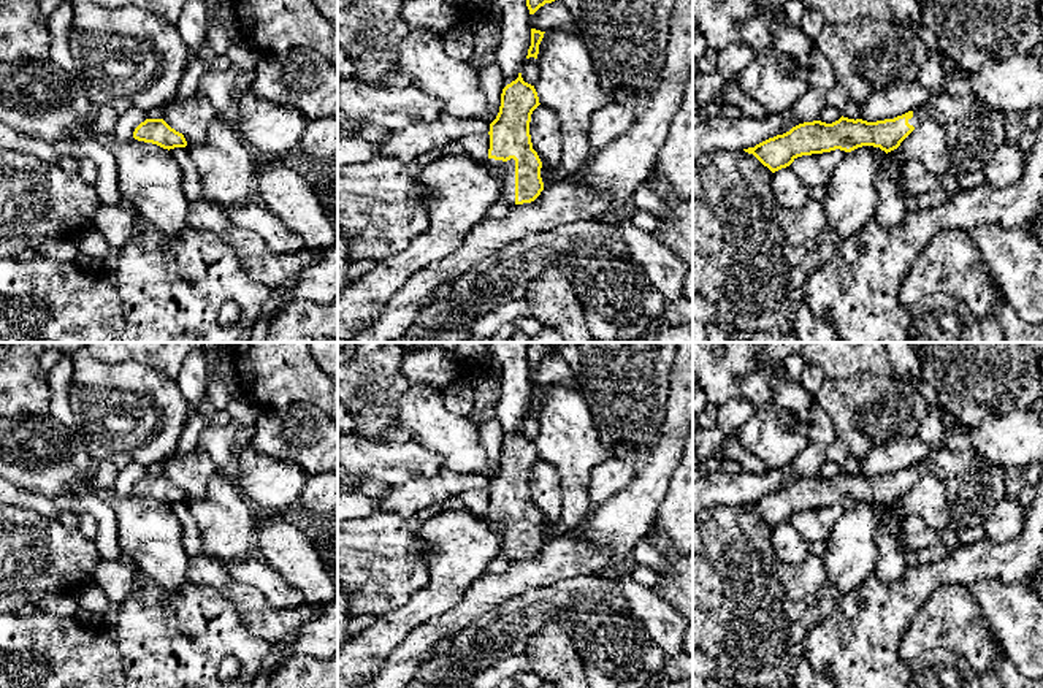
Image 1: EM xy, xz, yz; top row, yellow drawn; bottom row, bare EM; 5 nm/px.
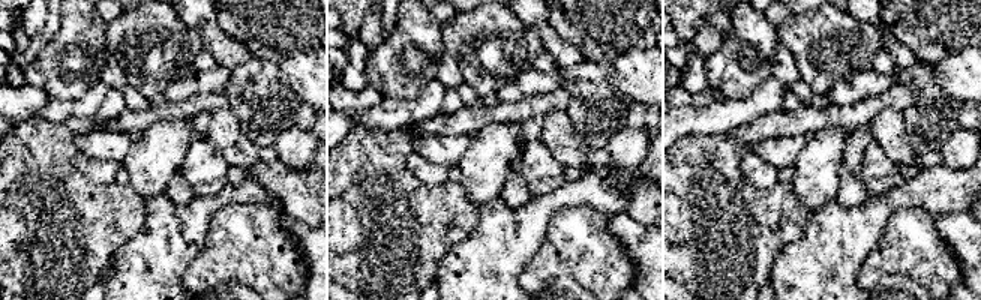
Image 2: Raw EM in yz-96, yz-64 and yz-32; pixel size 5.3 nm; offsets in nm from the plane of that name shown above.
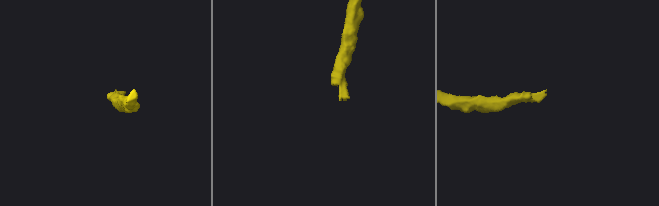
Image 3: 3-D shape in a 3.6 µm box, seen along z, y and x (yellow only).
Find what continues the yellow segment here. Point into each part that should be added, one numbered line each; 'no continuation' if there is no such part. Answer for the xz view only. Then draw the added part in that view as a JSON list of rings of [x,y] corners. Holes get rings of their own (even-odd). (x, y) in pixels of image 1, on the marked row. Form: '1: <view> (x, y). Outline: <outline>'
1: xz (506, 170). Outline: [[[488,159],[493,168],[498,170],[498,178],[501,184],[501,198],[504,198],[509,206],[515,206],[515,160],[507,162]]]

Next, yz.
1: yz (942, 107). Outline: [[[945,90],[932,94],[921,106],[913,109],[913,117],[908,124],[918,127],[926,119],[934,119],[942,125],[959,120],[970,114],[981,114],[988,109],[980,109],[973,97],[953,97]]]

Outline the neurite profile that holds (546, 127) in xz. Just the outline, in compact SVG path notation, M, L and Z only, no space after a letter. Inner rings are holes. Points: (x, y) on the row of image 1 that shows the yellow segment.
M539 105L531 114L529 135L533 149L542 165L556 166L561 160L563 147L560 116L553 109Z

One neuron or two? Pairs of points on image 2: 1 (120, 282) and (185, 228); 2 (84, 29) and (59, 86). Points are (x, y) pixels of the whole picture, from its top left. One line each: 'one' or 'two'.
1: one
2: one

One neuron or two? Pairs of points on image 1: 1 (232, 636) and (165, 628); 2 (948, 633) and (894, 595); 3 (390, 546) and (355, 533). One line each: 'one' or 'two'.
1: one
2: two
3: one

